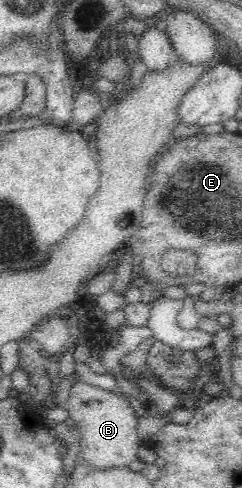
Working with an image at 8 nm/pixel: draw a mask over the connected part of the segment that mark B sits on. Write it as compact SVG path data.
M79 380L70 386L65 409L79 428L79 456L90 469L103 471L124 468L137 459L138 449L142 446L136 435L136 424L139 420L130 407L128 397L117 395L114 391L104 391Z

